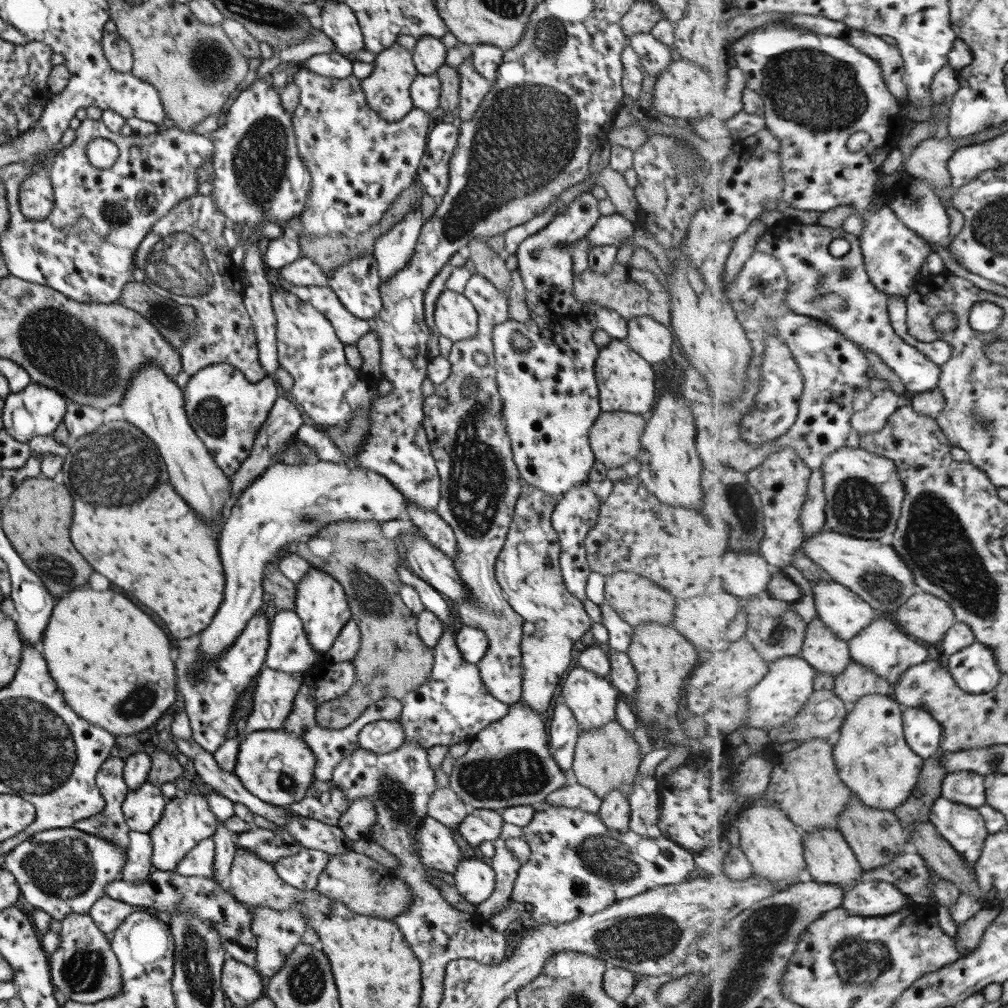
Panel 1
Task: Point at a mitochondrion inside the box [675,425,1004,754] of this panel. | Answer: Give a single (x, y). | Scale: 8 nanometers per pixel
(935, 538)

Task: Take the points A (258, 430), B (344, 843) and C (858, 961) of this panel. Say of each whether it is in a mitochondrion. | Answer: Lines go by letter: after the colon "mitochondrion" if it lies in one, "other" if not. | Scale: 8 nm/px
A: other
B: other
C: mitochondrion

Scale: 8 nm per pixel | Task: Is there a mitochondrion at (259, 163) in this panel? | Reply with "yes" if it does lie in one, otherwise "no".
yes

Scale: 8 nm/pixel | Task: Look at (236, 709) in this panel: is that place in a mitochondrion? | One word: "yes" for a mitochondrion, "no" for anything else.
no

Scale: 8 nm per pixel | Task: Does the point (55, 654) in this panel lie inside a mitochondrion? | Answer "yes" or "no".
no

